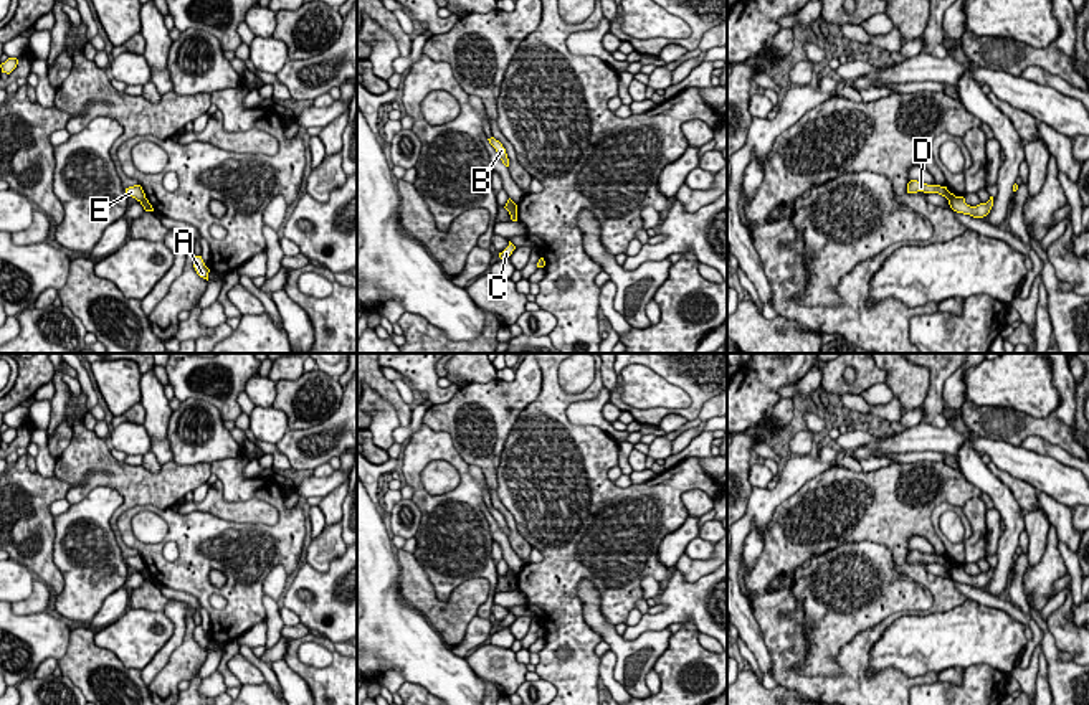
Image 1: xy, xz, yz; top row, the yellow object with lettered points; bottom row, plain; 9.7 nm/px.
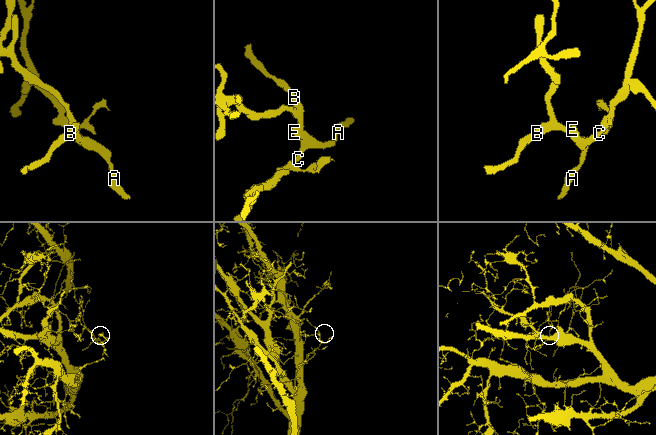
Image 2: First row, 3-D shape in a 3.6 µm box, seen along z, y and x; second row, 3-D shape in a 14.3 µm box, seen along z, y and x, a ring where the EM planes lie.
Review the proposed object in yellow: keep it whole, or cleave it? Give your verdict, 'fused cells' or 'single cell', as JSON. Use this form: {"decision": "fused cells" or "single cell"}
{"decision": "fused cells"}

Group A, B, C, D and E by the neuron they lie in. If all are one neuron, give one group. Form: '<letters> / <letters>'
A C / B D E

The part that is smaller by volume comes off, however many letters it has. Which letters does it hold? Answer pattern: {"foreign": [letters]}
{"foreign": ["A", "C"]}

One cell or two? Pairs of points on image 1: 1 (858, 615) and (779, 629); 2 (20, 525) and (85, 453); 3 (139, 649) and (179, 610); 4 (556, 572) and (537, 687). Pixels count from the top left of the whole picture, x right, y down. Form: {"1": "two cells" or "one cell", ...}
{"1": "two cells", "2": "two cells", "3": "two cells", "4": "two cells"}

